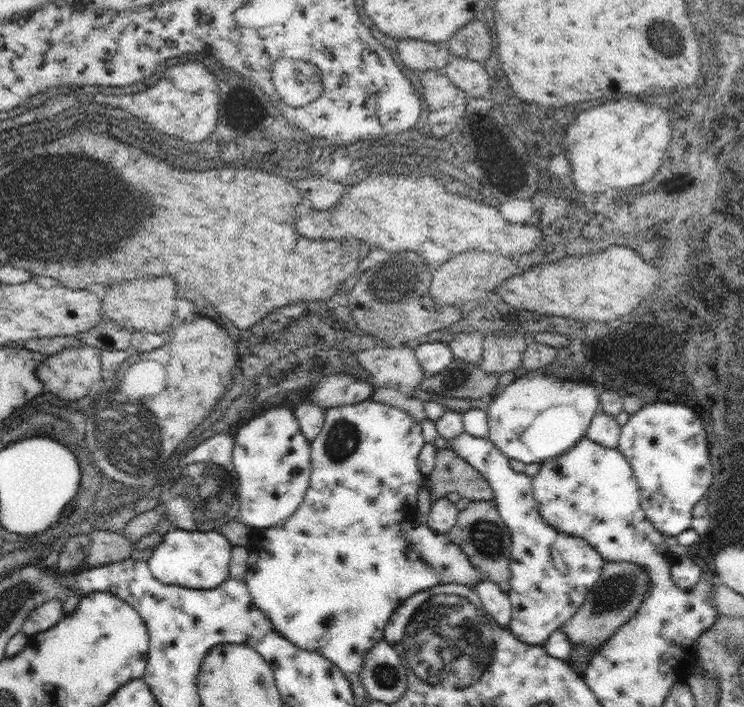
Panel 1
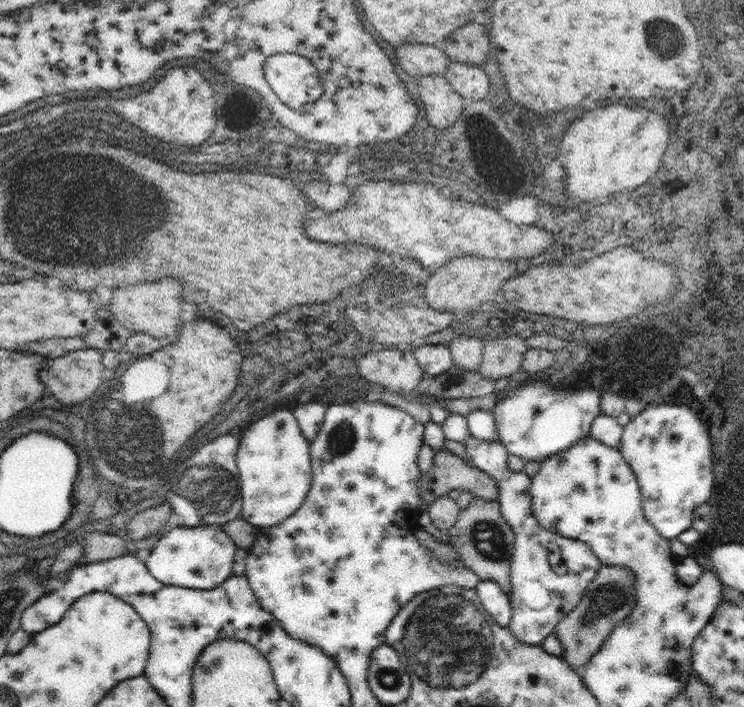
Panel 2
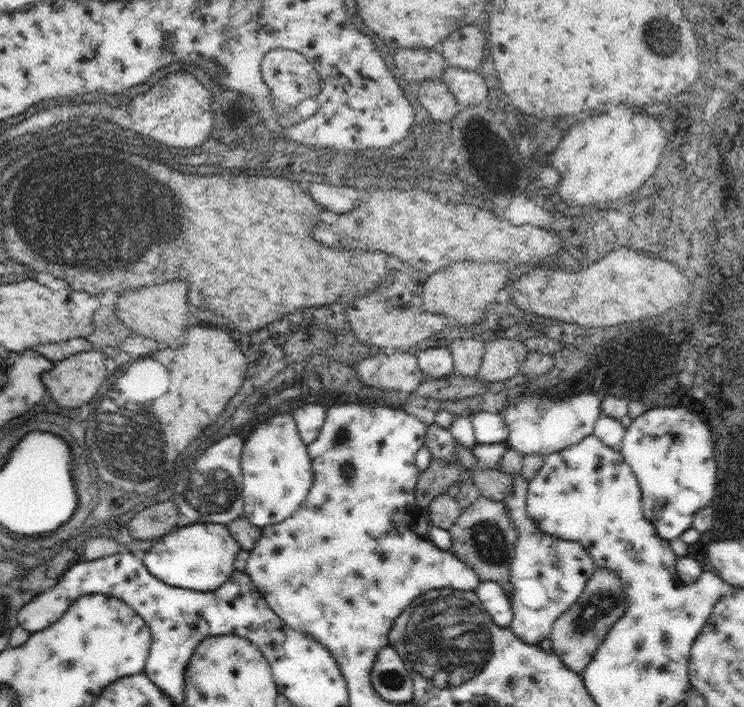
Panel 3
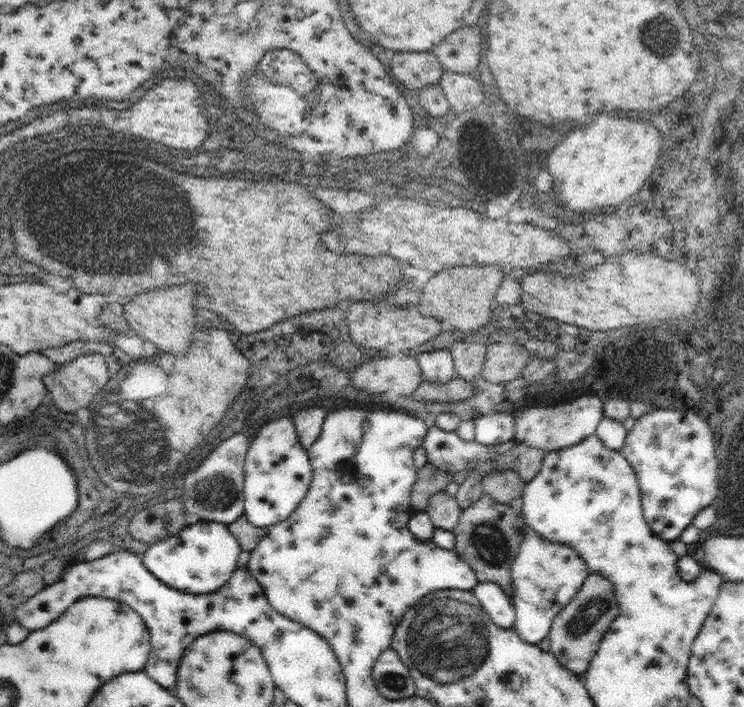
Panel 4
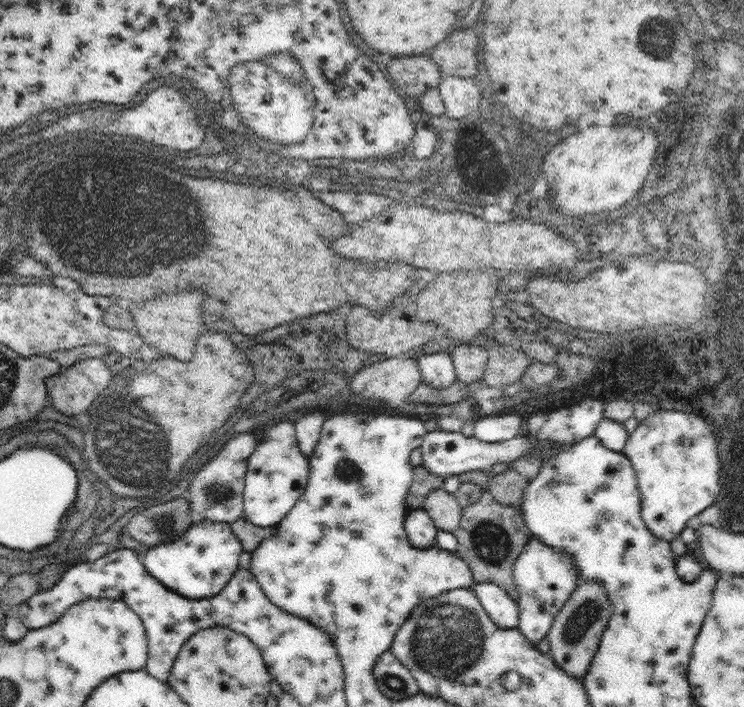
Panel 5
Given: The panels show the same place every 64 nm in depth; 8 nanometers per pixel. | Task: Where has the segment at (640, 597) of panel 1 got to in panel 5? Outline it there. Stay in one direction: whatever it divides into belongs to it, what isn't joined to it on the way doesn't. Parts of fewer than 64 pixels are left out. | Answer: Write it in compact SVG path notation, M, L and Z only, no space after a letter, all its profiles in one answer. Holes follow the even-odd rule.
M579 582L575 592L563 604L561 612L557 612L557 616L553 618L551 630L545 636L549 642L549 656L553 664L567 676L575 680L583 680L583 676L587 674L591 666L595 652L599 650L599 642L601 642L601 636L607 628L611 614L613 614L613 604L603 584L601 582Z

